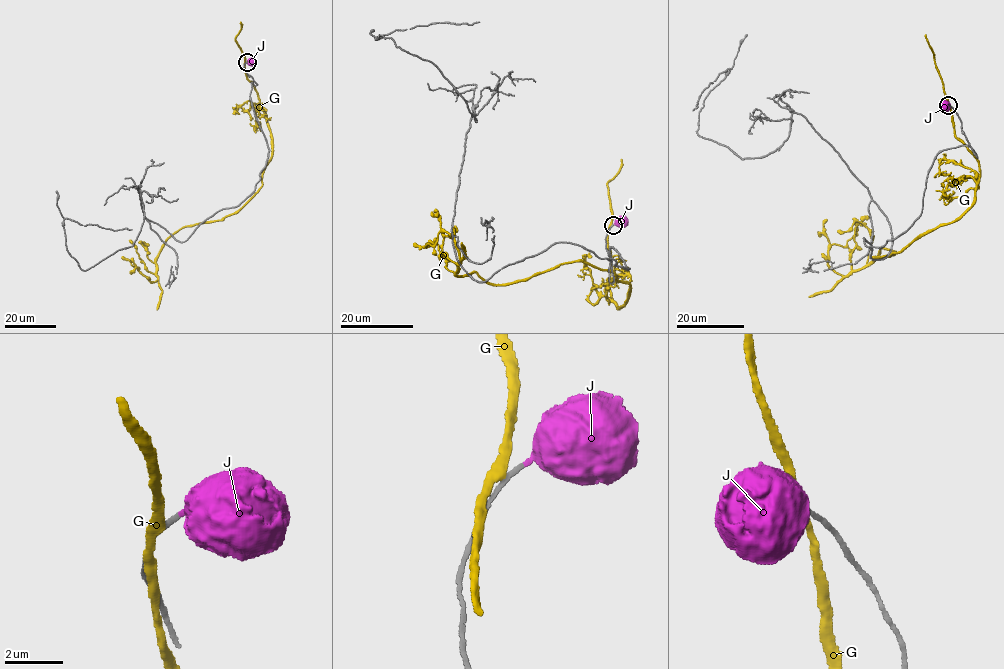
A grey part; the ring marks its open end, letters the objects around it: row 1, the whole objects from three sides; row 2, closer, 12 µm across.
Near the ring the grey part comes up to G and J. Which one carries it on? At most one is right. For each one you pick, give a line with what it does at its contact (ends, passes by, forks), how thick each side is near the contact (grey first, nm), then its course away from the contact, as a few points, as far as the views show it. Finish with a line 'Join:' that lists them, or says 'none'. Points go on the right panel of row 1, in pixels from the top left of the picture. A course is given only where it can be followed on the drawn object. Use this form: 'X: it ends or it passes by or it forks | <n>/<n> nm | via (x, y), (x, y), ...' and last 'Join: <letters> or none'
J: it ends | 170/400 nm
Join: J

